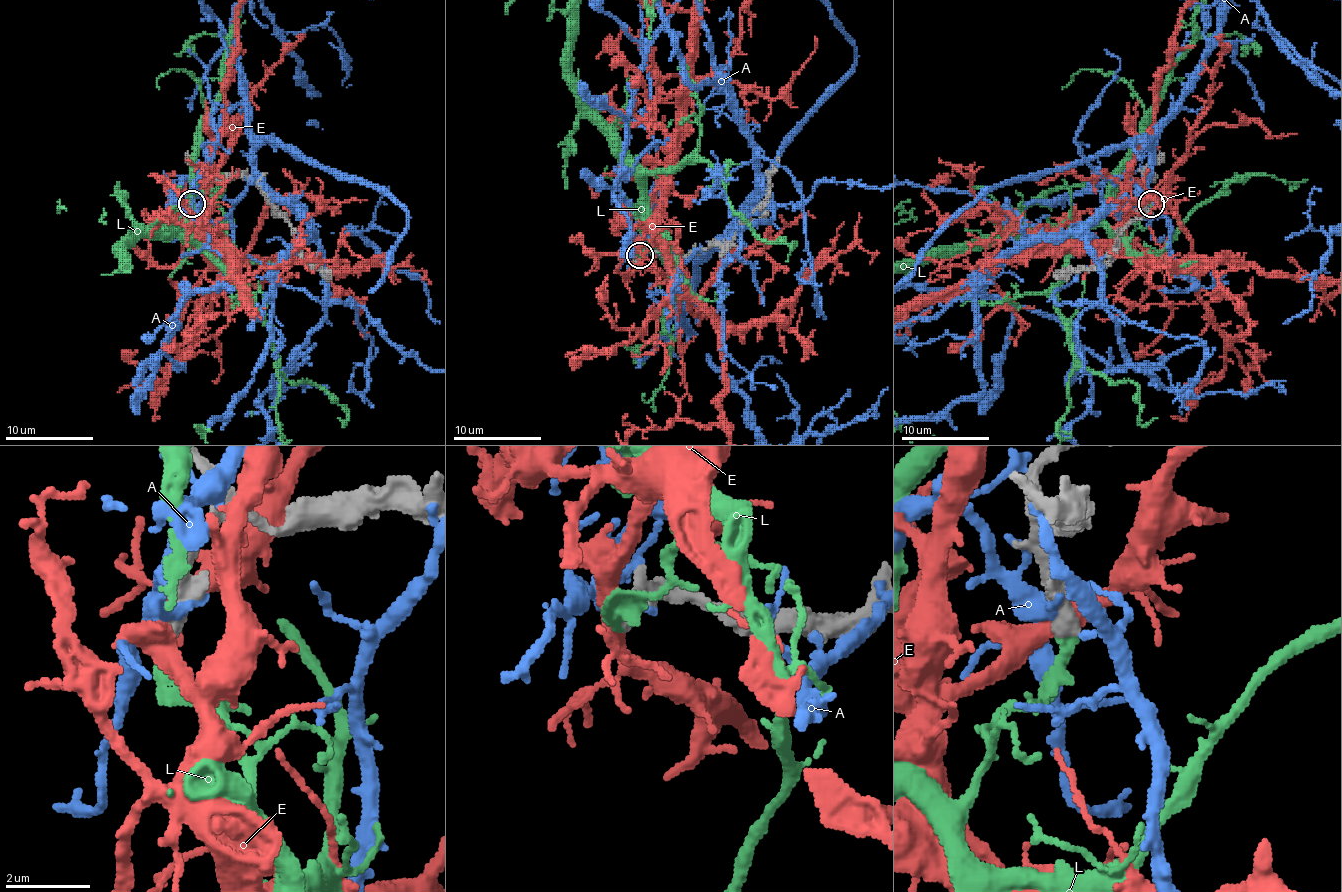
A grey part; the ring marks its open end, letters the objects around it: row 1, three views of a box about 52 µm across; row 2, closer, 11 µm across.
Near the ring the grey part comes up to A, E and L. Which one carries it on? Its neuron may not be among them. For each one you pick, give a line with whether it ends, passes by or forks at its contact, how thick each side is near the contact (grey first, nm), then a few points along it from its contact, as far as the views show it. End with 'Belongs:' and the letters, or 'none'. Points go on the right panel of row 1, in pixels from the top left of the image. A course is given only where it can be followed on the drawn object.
L: it ends | 440/340 nm
Belongs: L

